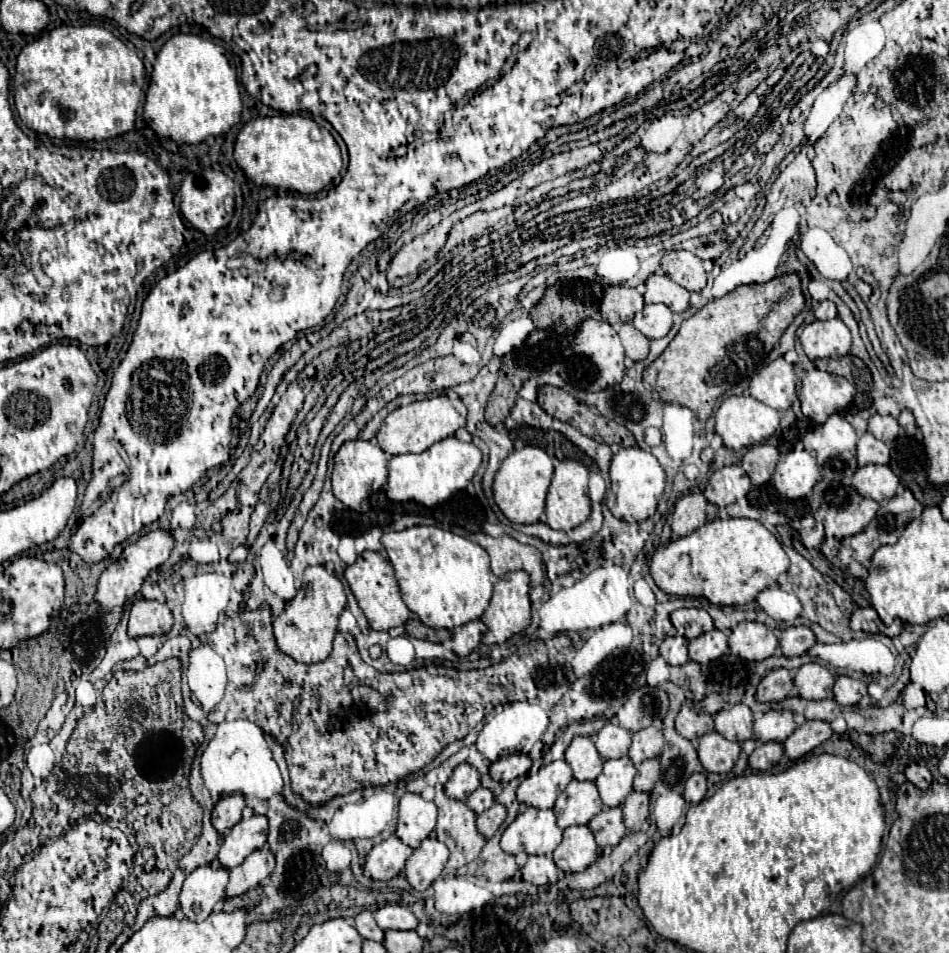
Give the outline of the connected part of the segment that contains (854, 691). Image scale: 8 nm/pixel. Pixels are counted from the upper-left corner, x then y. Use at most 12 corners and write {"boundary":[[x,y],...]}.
{"boundary":[[841,675],[833,695],[841,705],[857,705],[867,683]]}

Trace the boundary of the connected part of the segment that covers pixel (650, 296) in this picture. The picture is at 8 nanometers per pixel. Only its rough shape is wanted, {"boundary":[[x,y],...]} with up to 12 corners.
{"boundary":[[651,275],[645,303],[673,313],[689,307],[689,291],[667,275]]}

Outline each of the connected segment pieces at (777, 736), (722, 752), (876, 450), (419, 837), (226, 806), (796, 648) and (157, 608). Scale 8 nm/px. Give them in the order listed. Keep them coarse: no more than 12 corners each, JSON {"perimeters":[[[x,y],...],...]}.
{"perimeters":[[[767,711],[753,739],[783,743],[795,729],[791,711]],[[717,731],[699,739],[705,771],[727,773],[739,757],[739,743]],[[865,433],[857,443],[859,467],[889,463],[889,447]],[[401,797],[395,835],[417,849],[437,823],[437,807]],[[225,795],[215,803],[211,823],[219,835],[241,821],[245,799]],[[787,627],[779,637],[783,657],[799,657],[815,643],[809,627]],[[139,599],[131,607],[129,635],[165,635],[171,609]]]}

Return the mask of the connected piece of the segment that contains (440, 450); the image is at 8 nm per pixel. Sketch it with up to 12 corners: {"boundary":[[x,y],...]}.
{"boundary":[[447,437],[389,461],[387,497],[435,507],[481,467],[473,443]]}

